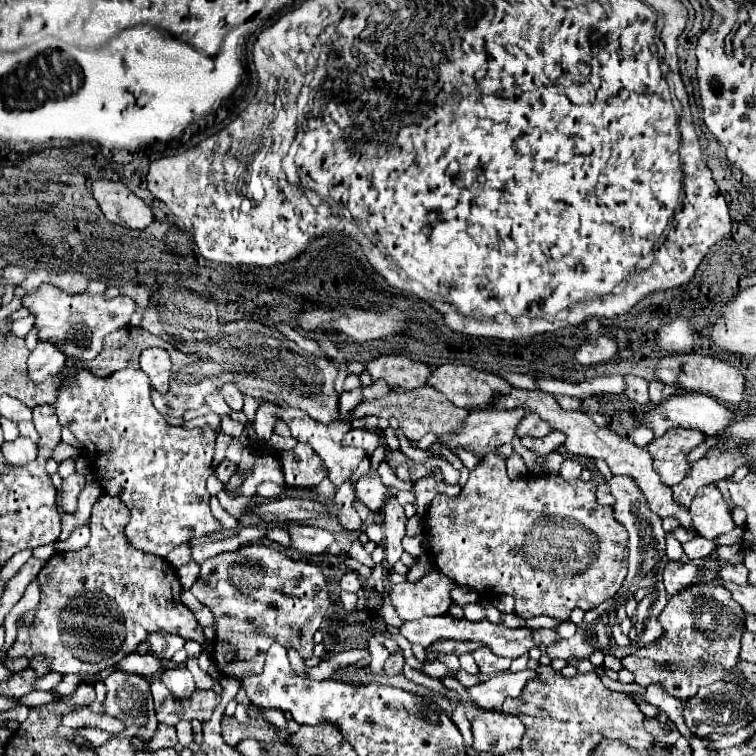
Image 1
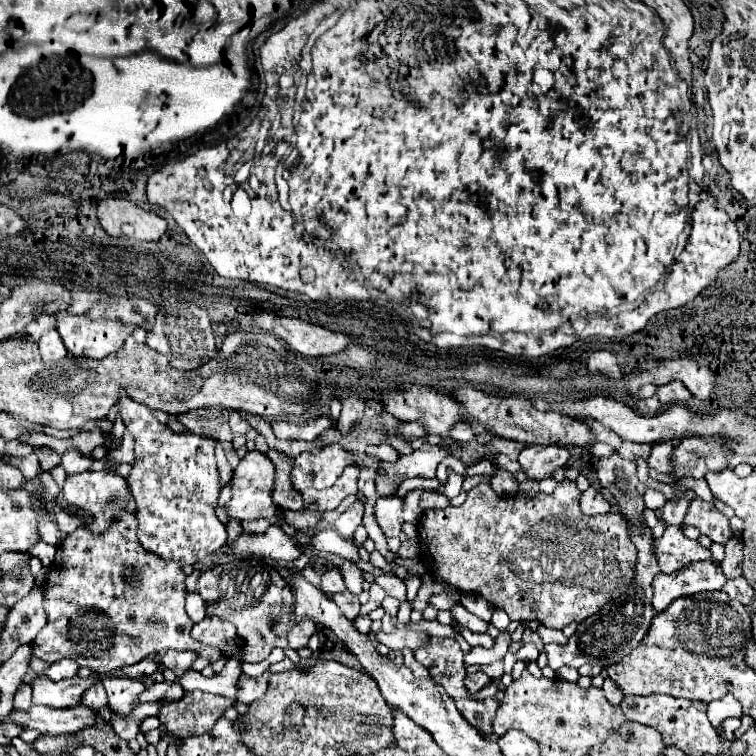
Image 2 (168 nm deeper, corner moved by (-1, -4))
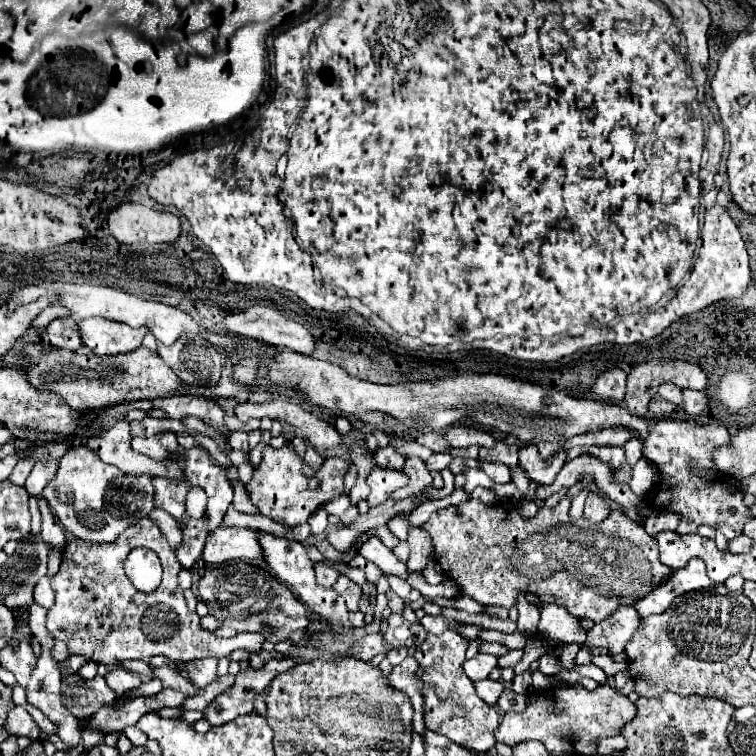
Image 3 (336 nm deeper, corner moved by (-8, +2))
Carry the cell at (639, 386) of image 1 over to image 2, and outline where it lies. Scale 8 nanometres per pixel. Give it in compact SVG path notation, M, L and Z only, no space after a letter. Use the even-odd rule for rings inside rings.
M655 396L649 398L649 400L639 400L637 412L643 414L643 416L653 416L653 414L661 412L661 402L659 402Z

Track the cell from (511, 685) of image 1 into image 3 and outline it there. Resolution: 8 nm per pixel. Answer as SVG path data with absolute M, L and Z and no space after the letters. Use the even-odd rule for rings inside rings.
M446 630L440 636L428 634L428 638L416 648L416 660L424 668L424 708L426 708L426 728L442 732L456 744L476 750L480 754L488 752L494 746L494 730L500 724L496 706L490 706L478 698L474 692L472 680L466 676L462 664L466 660L468 640L460 634Z

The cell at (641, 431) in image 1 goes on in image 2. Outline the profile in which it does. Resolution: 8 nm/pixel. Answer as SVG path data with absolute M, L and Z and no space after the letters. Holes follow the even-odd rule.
M673 442L655 444L653 450L651 450L651 456L649 456L649 468L671 476L671 454L673 454L673 448L675 448Z

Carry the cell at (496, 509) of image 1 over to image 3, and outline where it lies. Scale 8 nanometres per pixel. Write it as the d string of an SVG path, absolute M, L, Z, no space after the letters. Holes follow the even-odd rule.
M564 496L554 508L542 506L532 518L524 518L514 504L490 506L478 498L470 498L458 506L434 512L422 528L432 536L434 558L442 572L462 586L464 594L484 606L502 606L510 610L518 606L518 596L524 594L536 606L558 604L578 620L590 618L592 622L600 622L620 604L638 602L670 574L670 568L658 560L656 538L652 538L640 522L628 518L622 510L612 510L602 522L590 522L584 516L570 520L568 512L568 496Z

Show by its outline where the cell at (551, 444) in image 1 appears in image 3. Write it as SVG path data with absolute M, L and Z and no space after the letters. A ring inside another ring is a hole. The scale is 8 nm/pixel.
M522 446L520 448L520 460L518 464L526 470L526 476L530 480L536 480L540 484L552 484L560 472L560 468L564 466L566 460L566 450L560 450L556 454L552 454L550 460L544 460L540 456L540 452L536 450L536 446Z

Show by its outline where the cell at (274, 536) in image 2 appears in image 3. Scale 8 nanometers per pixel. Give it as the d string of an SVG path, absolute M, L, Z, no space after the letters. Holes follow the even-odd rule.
M226 526L216 528L206 538L202 558L212 568L232 560L262 558L262 544L260 544L262 534L264 534L262 530L252 528L226 528Z

